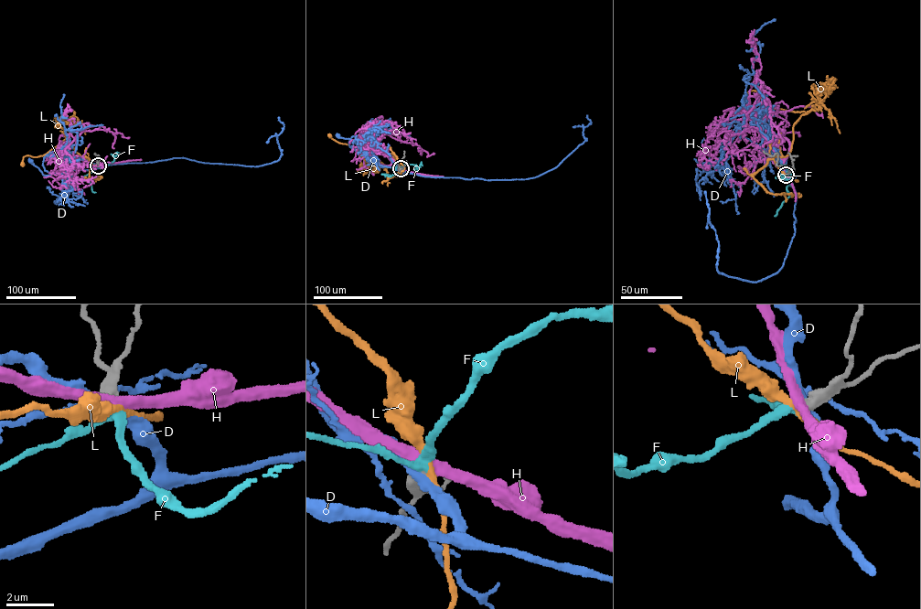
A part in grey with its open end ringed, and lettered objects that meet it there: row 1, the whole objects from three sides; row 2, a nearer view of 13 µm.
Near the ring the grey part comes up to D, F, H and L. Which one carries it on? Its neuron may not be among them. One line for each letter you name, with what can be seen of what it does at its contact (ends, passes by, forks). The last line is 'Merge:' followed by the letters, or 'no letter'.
F: it passes by
Merge: F

